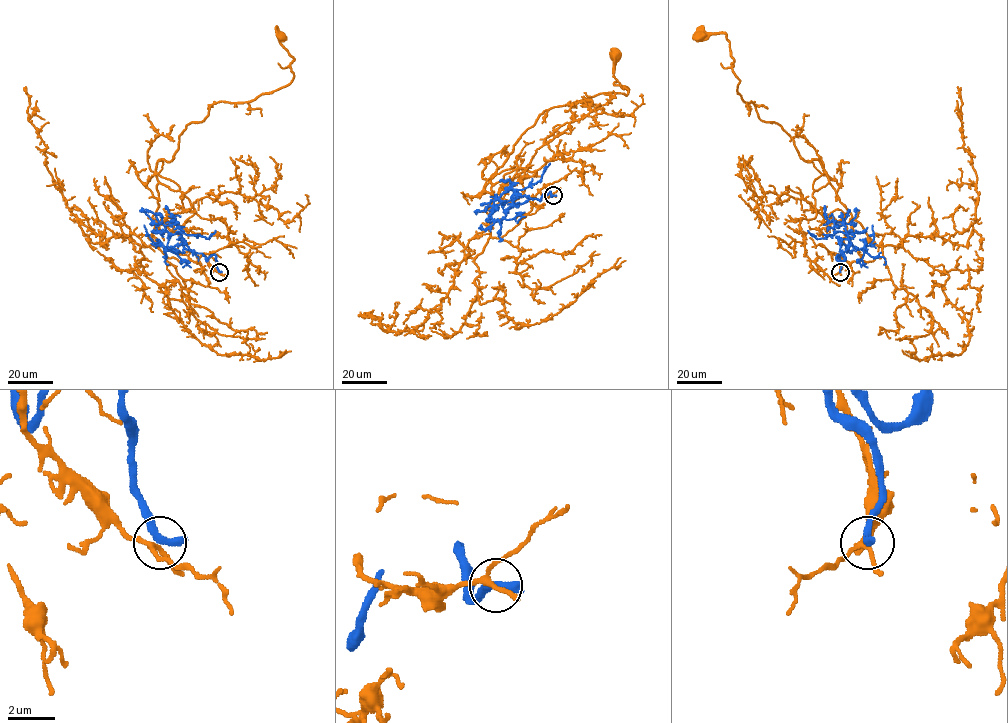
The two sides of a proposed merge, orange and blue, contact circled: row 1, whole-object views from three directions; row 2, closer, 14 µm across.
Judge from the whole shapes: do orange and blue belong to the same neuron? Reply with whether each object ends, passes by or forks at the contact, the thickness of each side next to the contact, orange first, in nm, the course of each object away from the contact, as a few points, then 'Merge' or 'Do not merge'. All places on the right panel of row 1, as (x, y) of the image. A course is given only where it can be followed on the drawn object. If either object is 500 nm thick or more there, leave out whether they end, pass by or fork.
At the ring orange forks. At the ring blue ends. Thickness 180 nm (orange) against 440 nm. Course of orange: (839, 272), (837, 254), (872, 261), (882, 247), (820, 161), (742, 100), (726, 35), (700, 35). Course of blue: (839, 272), (836, 256), (843, 260), (843, 253), (851, 244), (848, 235), (836, 231), (816, 239), (808, 230). Do not merge

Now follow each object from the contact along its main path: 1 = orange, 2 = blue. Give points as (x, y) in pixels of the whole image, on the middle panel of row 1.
1: (553, 195), (539, 192), (514, 227), (490, 236), (491, 177), (543, 111), (628, 93), (614, 85), (615, 55)
2: (554, 195), (550, 192), (543, 194), (540, 200), (529, 198), (516, 206), (511, 195), (536, 183), (550, 163)

